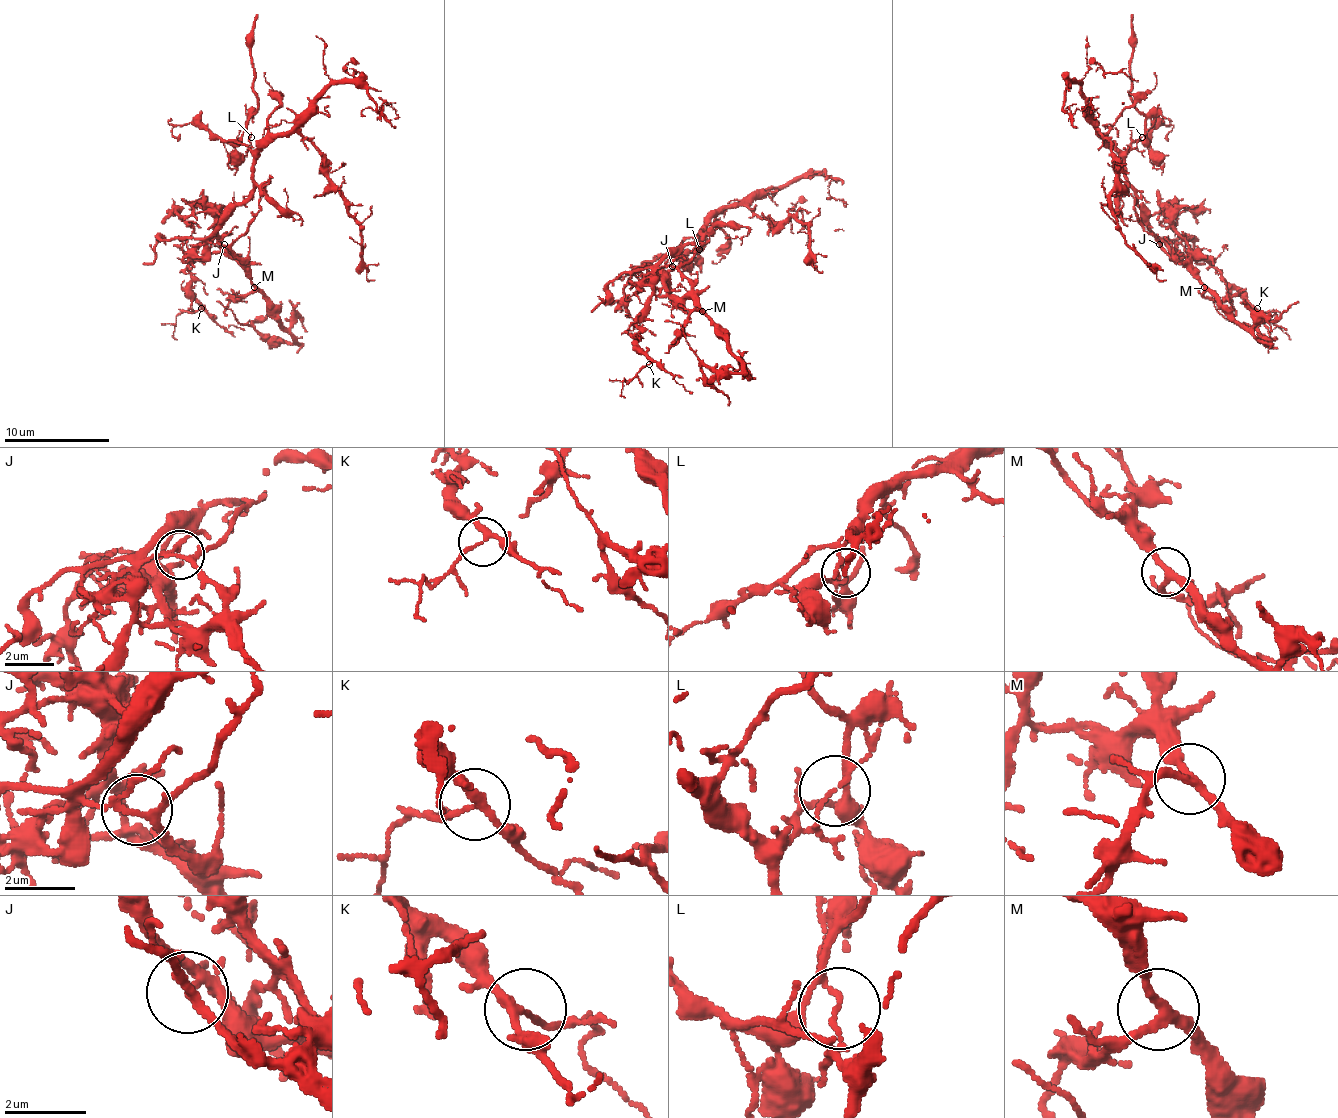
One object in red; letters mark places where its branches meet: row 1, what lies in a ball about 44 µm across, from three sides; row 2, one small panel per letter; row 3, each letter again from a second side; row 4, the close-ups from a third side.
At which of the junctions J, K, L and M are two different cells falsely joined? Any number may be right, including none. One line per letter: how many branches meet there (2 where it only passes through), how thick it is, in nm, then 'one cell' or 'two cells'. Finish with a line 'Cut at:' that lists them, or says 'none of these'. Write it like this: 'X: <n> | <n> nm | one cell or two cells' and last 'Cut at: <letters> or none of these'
J: 4 | 160 nm | two cells
K: 3 | 190 nm | one cell
L: 4 | 90 nm | two cells
M: 3 | 220 nm | one cell
Cut at: J, L

